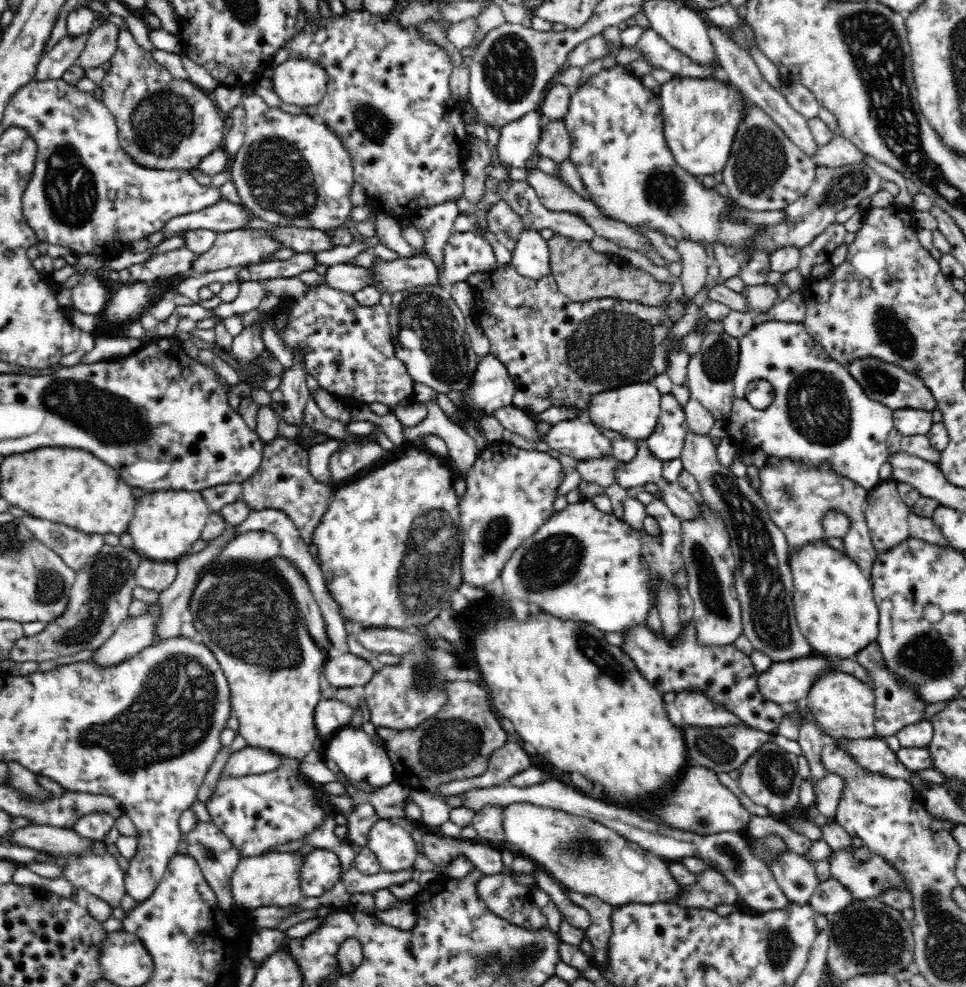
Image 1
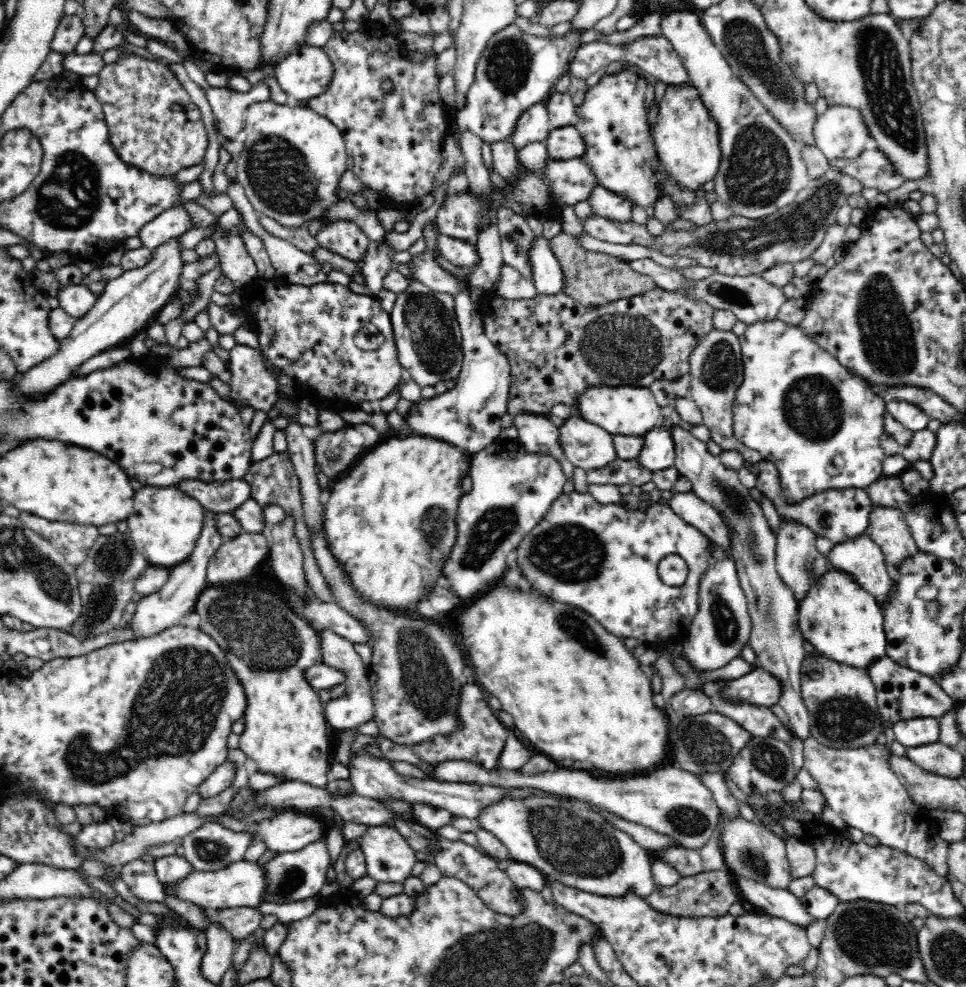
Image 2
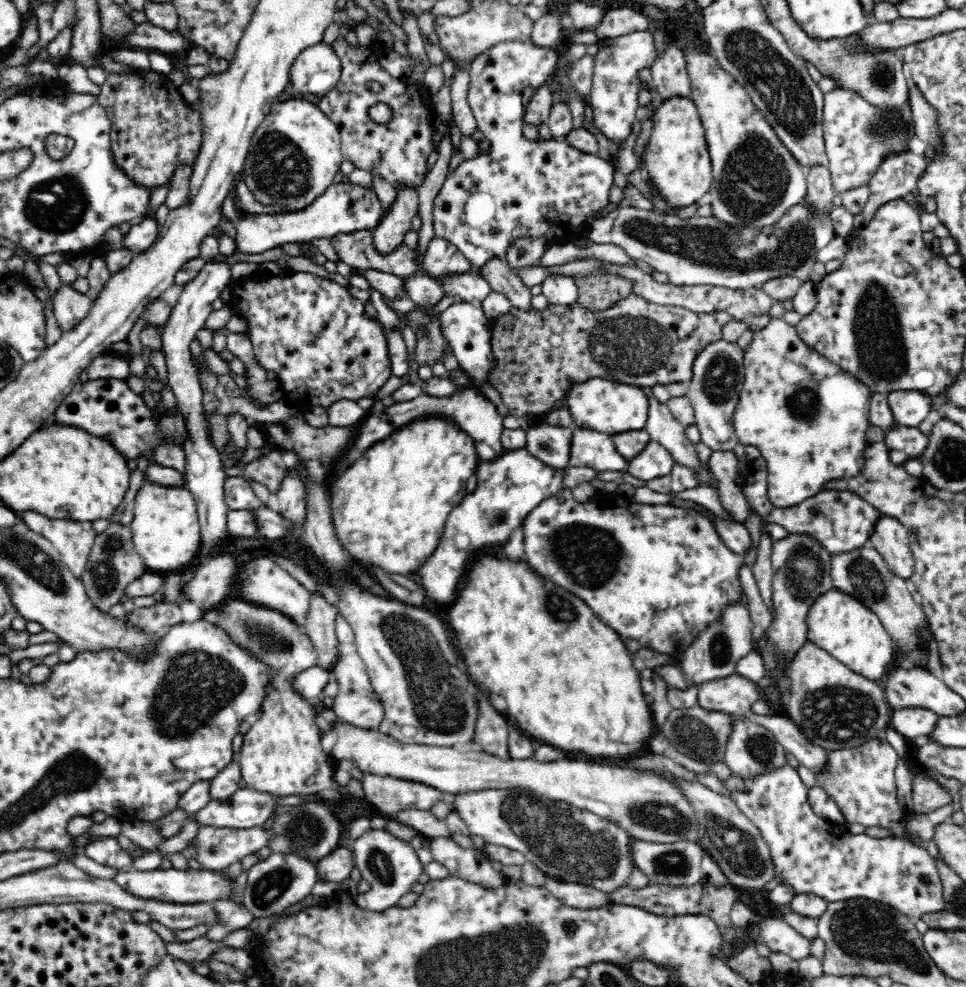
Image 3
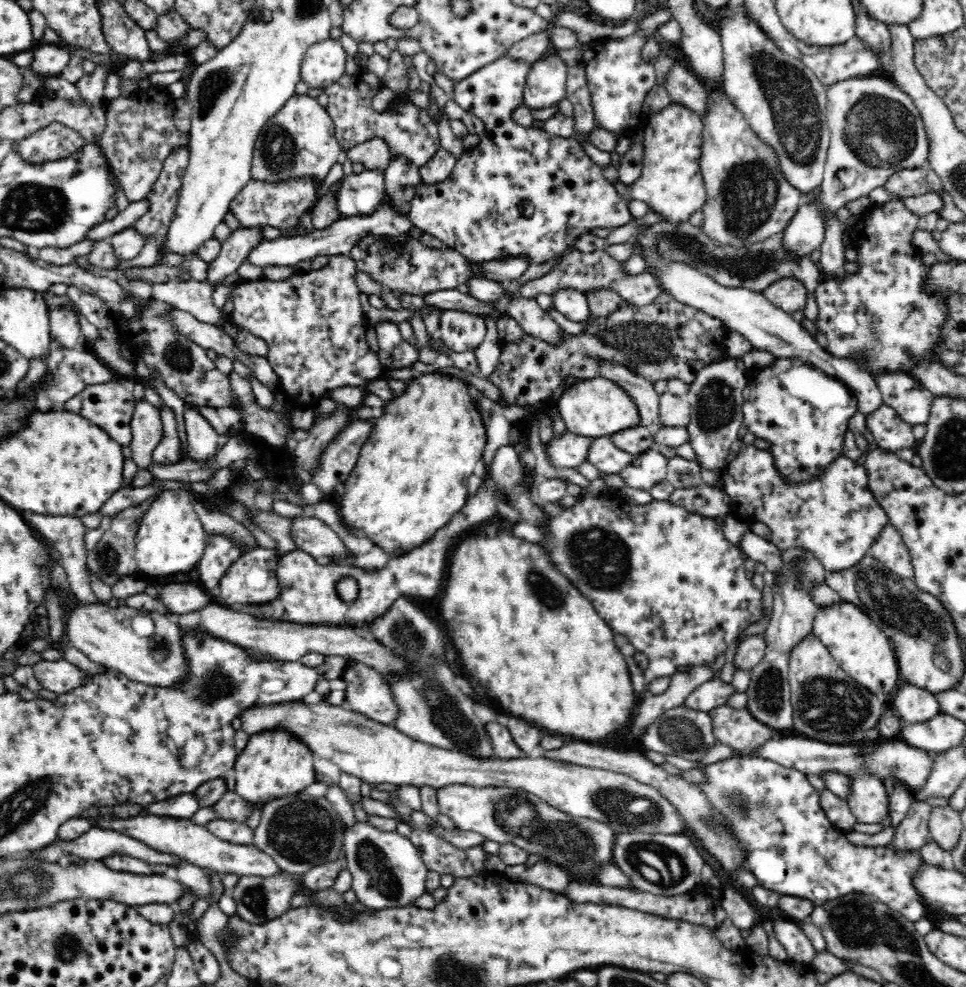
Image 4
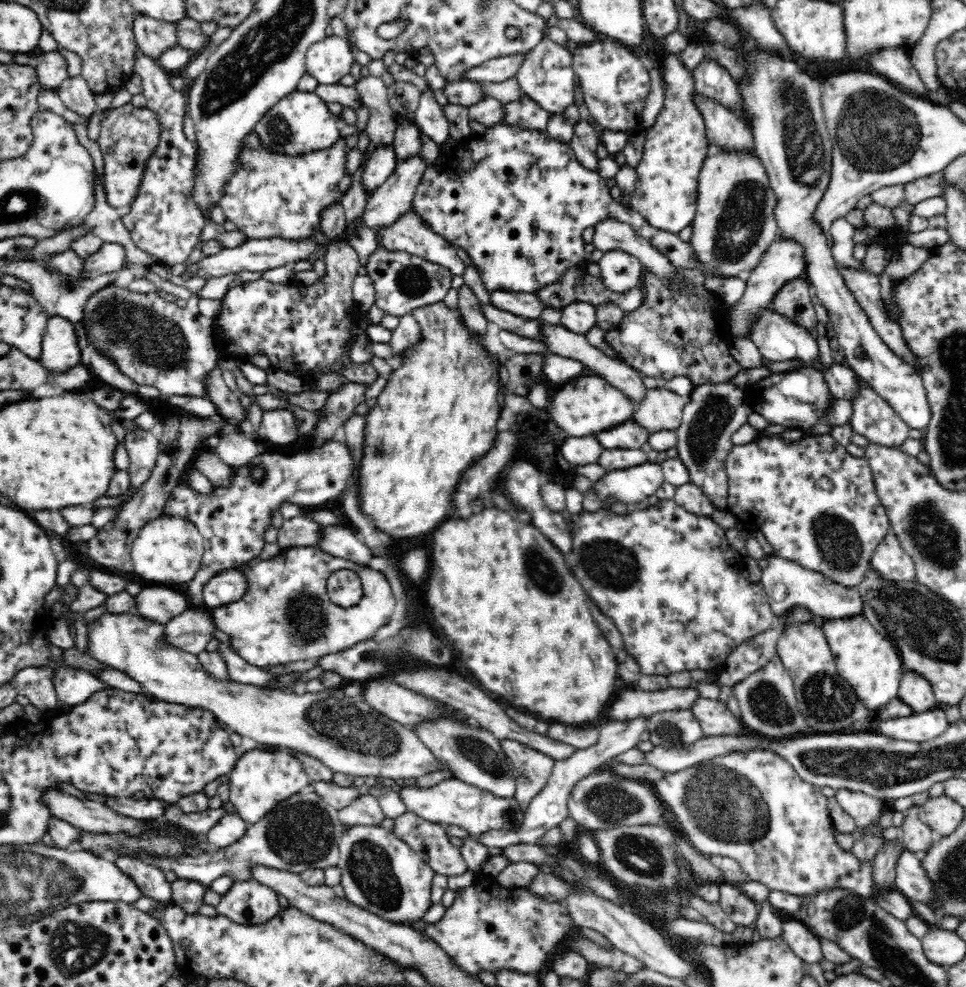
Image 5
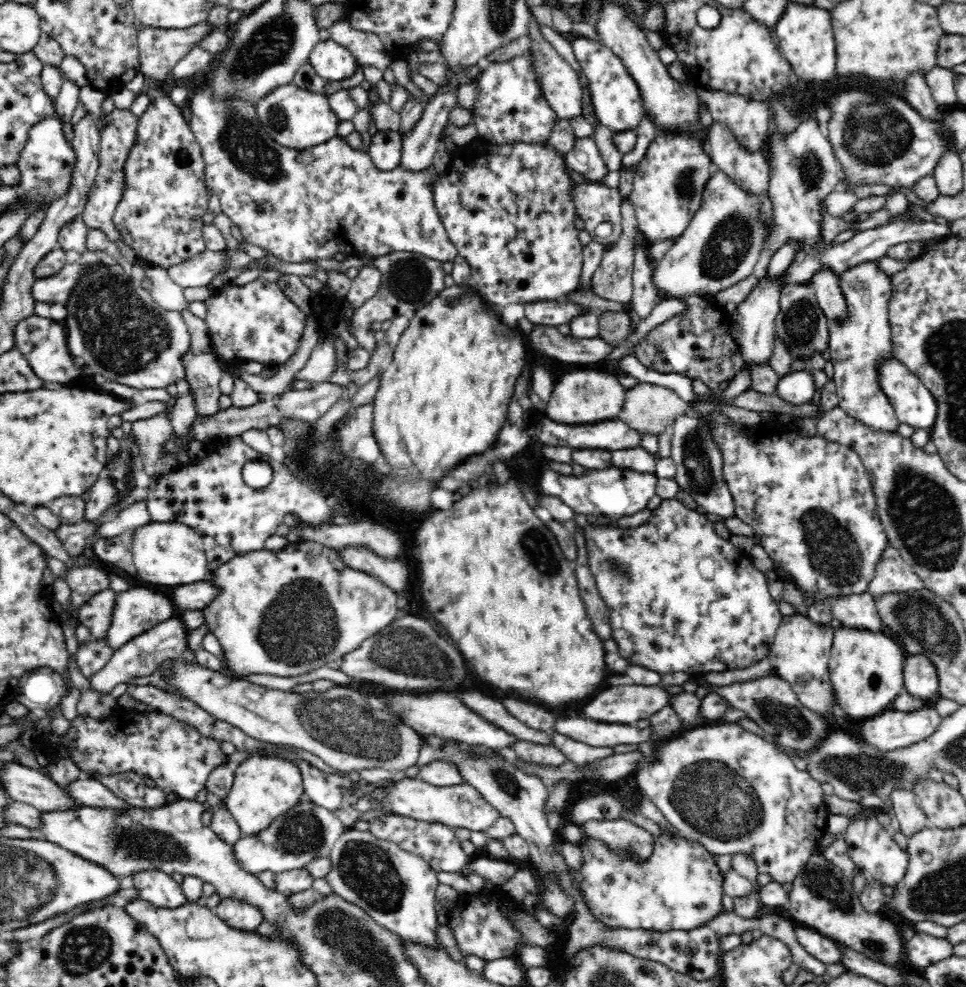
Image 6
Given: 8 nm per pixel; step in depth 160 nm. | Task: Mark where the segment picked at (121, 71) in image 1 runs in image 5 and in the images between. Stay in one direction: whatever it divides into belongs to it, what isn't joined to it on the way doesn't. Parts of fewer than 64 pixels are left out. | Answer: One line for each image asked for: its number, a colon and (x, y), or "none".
2: (154, 125)
3: (154, 131)
4: (141, 133)
5: (129, 137)

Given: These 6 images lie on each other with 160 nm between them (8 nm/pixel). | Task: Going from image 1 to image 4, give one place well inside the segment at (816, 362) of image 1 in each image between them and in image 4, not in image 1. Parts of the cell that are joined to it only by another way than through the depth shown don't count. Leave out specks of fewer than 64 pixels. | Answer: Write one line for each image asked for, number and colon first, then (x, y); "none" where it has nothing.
2: (821, 425)
3: (809, 418)
4: (803, 413)

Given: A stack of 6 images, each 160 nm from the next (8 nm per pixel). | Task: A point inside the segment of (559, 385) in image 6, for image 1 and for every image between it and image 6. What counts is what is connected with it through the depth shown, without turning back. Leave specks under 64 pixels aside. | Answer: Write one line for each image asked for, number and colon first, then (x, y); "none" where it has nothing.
1: (633, 410)
2: (628, 411)
3: (613, 408)
4: (593, 407)
5: (588, 404)

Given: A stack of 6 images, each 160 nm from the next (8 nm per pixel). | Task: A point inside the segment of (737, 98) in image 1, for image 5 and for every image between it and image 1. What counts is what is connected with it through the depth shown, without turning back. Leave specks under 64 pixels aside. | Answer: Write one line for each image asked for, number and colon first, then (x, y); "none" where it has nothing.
2: (687, 137)
3: (677, 160)
4: (671, 181)
5: (665, 195)

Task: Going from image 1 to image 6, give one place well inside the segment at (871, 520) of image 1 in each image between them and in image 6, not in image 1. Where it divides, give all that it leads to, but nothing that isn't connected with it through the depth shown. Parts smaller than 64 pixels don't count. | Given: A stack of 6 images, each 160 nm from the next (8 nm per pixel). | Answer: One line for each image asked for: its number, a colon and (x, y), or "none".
2: (887, 527)
3: (890, 538)
4: (889, 547)
5: (893, 563)
6: (892, 573)

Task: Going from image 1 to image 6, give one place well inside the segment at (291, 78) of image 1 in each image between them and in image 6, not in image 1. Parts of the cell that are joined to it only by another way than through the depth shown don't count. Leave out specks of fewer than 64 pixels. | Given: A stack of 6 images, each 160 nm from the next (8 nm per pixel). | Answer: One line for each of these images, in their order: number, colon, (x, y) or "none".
2: (306, 72)
3: (316, 69)
4: (323, 64)
5: (327, 61)
6: (332, 61)

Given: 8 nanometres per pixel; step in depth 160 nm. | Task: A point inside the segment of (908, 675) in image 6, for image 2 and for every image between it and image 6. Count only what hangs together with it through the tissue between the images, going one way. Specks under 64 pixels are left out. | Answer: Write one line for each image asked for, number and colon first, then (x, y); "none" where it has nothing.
2: (911, 733)
3: (916, 724)
4: (914, 705)
5: (915, 691)

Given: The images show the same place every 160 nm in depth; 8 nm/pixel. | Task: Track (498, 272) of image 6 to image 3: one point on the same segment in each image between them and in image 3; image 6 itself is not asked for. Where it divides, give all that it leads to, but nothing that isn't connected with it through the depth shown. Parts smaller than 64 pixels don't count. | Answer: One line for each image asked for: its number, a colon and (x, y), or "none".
3: (519, 187)
4: (522, 192)
5: (518, 205)

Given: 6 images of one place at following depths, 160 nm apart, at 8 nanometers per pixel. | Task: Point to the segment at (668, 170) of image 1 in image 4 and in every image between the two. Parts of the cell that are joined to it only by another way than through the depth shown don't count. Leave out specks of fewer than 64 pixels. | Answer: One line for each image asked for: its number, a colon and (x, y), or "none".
2: (612, 120)
3: (614, 95)
4: (618, 77)

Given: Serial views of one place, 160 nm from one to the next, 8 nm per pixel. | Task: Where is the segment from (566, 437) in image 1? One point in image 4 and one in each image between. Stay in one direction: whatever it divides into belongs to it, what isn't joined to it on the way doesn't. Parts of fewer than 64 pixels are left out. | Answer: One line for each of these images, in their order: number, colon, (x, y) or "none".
2: (586, 445)
3: (589, 448)
4: (603, 453)

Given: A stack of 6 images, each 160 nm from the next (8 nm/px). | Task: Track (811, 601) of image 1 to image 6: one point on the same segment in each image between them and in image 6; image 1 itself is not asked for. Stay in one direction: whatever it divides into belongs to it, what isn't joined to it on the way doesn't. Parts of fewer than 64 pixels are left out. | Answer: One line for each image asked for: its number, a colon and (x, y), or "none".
2: (843, 621)
3: (850, 632)
4: (858, 645)
5: (865, 658)
6: (866, 668)

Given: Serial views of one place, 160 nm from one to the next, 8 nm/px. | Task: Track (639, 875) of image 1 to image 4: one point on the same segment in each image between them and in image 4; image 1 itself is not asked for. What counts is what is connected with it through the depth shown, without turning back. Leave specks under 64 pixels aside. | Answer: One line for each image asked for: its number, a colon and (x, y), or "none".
2: (570, 844)
3: (568, 844)
4: (579, 845)

